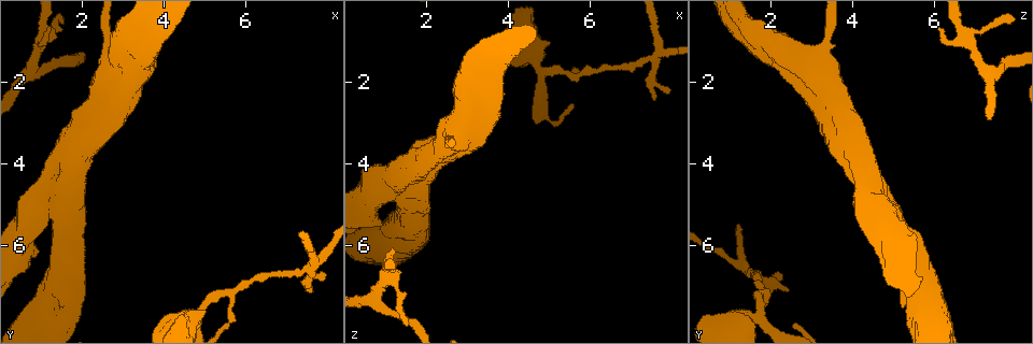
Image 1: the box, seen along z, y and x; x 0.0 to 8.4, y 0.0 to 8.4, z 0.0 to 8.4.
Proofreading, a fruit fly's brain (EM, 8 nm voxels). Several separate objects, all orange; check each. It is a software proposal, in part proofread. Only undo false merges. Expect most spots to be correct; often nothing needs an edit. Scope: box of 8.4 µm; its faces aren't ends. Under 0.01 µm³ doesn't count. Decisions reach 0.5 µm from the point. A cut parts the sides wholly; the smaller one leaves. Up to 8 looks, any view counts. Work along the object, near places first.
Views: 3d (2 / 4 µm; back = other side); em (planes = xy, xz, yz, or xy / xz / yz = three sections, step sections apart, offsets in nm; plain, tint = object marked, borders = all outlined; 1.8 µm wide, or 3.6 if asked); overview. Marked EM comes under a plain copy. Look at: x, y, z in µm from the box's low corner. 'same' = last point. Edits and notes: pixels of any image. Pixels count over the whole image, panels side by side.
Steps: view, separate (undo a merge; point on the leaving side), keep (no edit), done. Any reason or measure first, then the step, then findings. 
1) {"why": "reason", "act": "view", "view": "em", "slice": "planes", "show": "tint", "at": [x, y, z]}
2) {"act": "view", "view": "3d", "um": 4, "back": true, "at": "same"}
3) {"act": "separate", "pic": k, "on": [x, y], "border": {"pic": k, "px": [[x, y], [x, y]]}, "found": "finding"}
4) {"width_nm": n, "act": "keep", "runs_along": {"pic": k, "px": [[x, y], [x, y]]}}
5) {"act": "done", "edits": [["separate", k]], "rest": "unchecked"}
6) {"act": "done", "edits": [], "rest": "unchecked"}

{"why": "four arms meet", "act": "view", "view": "em", "um": 3.6, "slice": "planes", "show": "borders", "at": [1.65, 5.10, 4.75]}

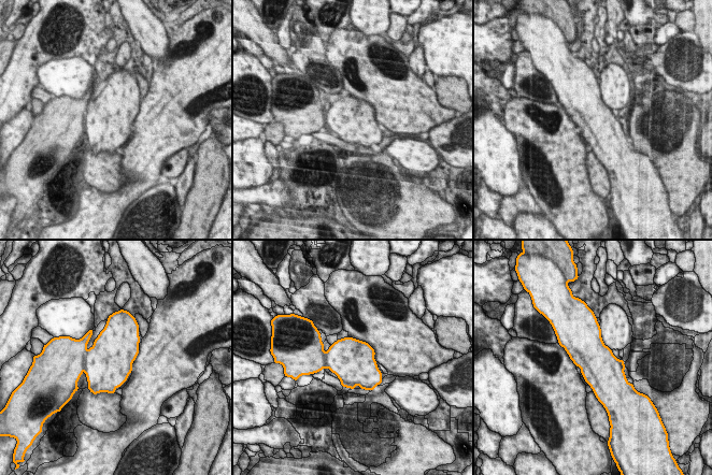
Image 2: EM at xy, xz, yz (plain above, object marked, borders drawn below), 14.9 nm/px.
{"width_nm": 550, "act": "separate", "pic": 2, "on": [68, 355], "border": {"pic": 2, "px": [[86, 351], [83, 365]]}, "found": "a second neuron is stuck on"}

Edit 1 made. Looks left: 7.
{"why": "three-way junction", "act": "view", "view": "em", "slice": "planes", "show": "tint", "at": [1.00, 1.05, 6.70]}

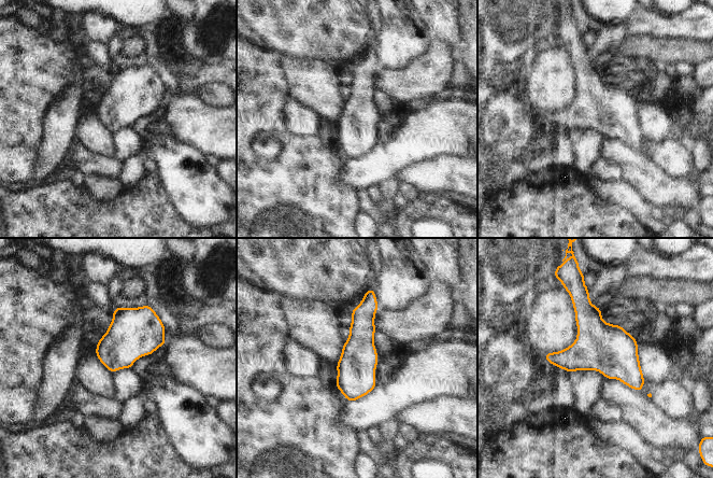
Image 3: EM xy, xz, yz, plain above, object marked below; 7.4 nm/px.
{"width_nm": 280, "act": "keep", "runs_along": {"pic": 3, "px": [[369, 295], [350, 397]]}, "found": "all the same neuron"}

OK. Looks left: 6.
{"why": "three arms meet", "act": "view", "view": "3d", "um": 4, "at": [4.75, 7.80, 1.65]}

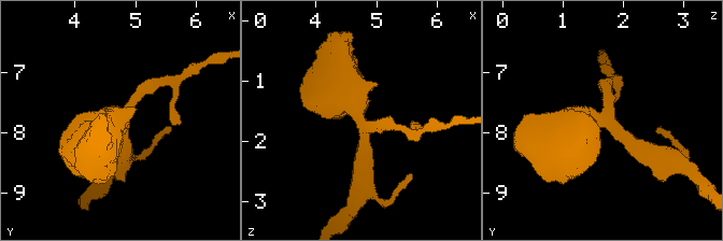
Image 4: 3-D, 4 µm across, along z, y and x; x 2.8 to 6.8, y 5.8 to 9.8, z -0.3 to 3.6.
{"arms": 3, "arm_widths_nm": [180, 300, 700], "why": "now the EM", "act": "view", "view": "em", "um": 3.6, "slice": "planes", "show": "tint", "at": [4.75, 7.70, 1.70]}

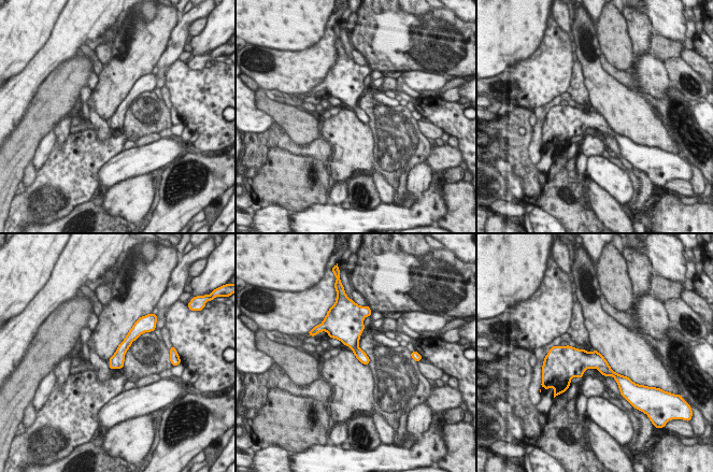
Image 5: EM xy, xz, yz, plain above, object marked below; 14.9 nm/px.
{"act": "keep", "runs_along": {"pic": 5, "px": [[134, 330], [112, 366]]}, "found": "continuous, no second neuron"}

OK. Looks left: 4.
{"act": "done", "edits": [["separate", 2]], "rest": "unchecked"}

